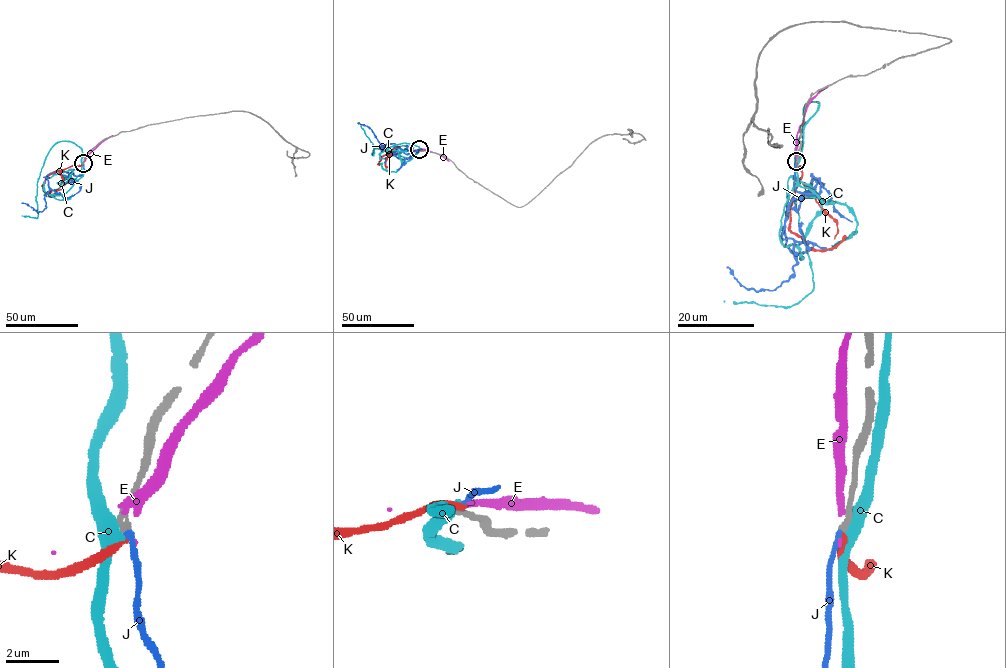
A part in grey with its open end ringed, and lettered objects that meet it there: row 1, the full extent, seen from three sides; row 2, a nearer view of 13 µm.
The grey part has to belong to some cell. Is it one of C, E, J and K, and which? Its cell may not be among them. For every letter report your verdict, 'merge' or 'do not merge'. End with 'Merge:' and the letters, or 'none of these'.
C: do not merge
E: do not merge
J: merge
K: do not merge
Merge: J

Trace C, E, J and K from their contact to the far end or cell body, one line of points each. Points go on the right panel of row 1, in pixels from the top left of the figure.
C: (797, 161), (803, 128), (817, 102), (803, 111), (794, 188), (813, 289), (790, 306), (724, 301)
E: (797, 159), (797, 133), (806, 107), (828, 86)
J: (797, 162), (799, 192), (823, 186), (813, 180), (815, 194), (786, 214), (794, 273), (756, 291), (726, 267)
K: (797, 162), (801, 167), (801, 179), (790, 207), (790, 230), (816, 249), (834, 248), (844, 236)

